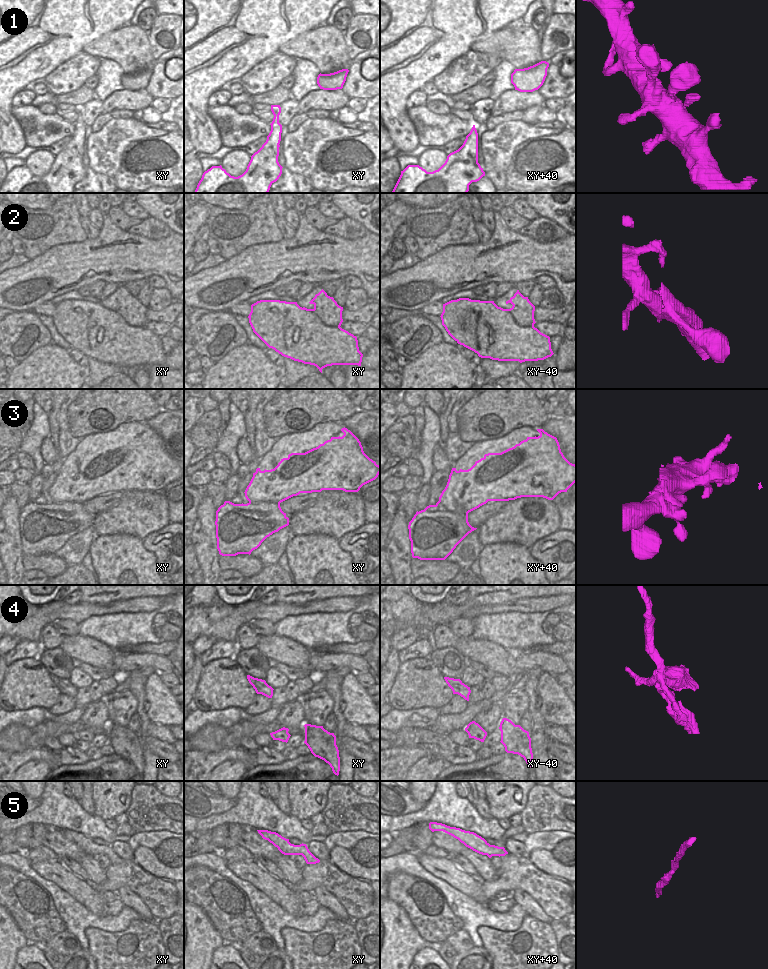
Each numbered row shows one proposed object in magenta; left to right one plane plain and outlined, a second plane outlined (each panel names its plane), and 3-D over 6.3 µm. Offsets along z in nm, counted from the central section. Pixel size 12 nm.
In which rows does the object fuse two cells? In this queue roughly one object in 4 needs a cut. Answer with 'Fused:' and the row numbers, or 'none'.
Fused: 4

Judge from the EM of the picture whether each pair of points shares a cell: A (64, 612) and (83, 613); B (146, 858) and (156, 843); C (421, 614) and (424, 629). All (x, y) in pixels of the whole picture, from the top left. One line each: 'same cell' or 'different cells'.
A: same cell
B: same cell
C: same cell

